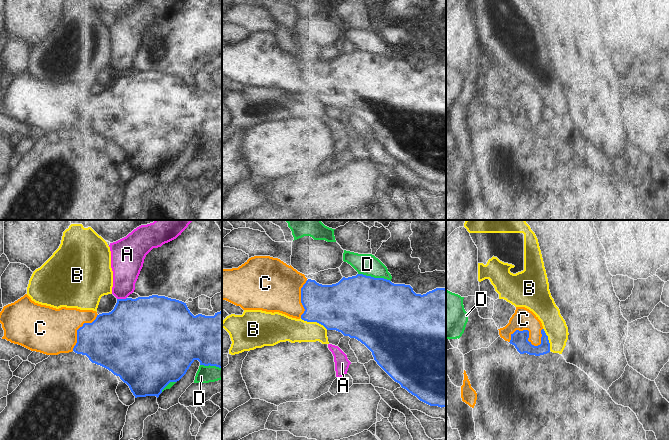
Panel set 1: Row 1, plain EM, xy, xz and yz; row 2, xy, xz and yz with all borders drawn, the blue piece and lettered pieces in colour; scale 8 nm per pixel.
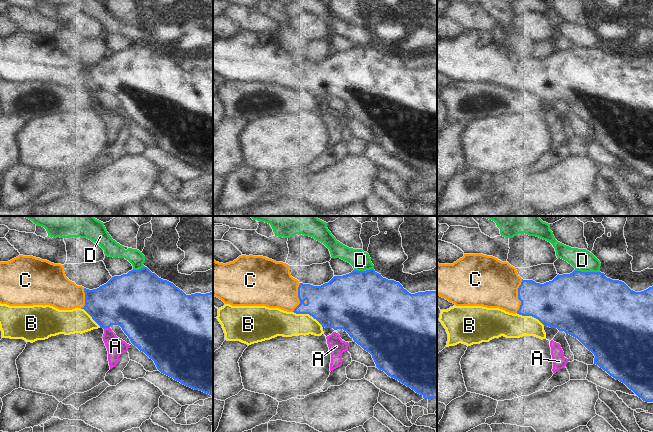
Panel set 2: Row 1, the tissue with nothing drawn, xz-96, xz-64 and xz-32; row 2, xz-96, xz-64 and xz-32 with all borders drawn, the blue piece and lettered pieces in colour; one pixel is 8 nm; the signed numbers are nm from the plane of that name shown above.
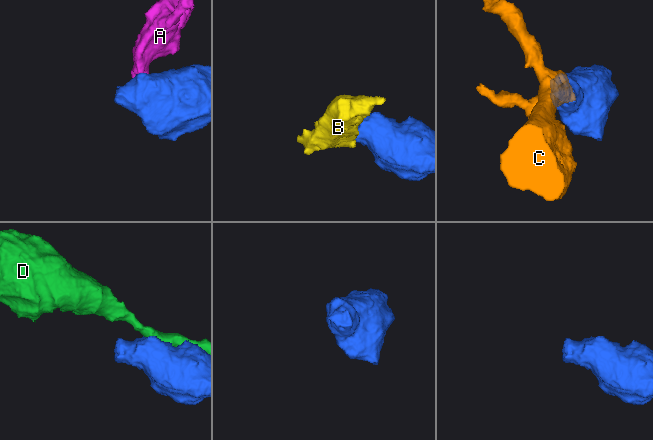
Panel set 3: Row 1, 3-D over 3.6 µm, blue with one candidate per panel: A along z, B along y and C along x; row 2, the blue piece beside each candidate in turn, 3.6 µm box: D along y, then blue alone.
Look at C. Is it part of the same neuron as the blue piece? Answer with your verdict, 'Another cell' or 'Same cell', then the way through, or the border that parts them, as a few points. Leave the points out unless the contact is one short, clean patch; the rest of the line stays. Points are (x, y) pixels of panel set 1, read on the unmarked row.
Same cell. Path across: yz (519, 115), (521, 113), (528, 113), (523, 95)

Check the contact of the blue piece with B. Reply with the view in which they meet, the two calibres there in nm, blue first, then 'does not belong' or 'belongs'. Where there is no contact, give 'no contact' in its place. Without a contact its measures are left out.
meets blue in xz; 380 nm thick on the blue side, 200 nm on the other; does not belong

